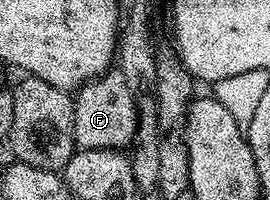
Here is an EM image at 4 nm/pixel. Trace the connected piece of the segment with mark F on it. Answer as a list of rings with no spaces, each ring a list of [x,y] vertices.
[[[119,67],[80,85],[75,99],[75,144],[80,149],[126,150],[137,131],[138,109],[129,83]]]

